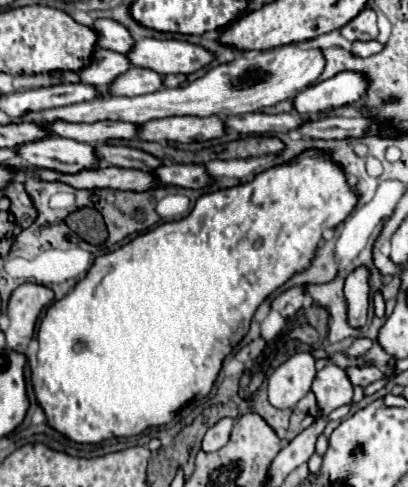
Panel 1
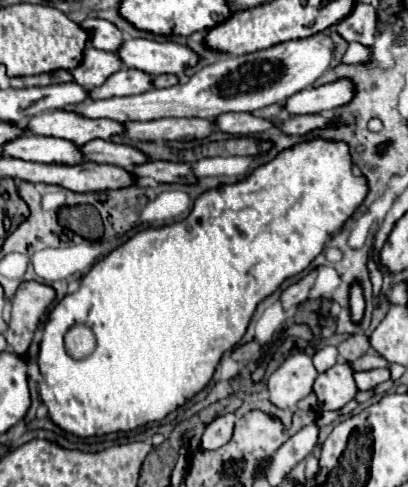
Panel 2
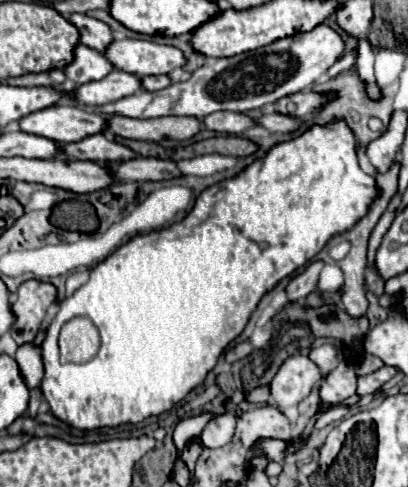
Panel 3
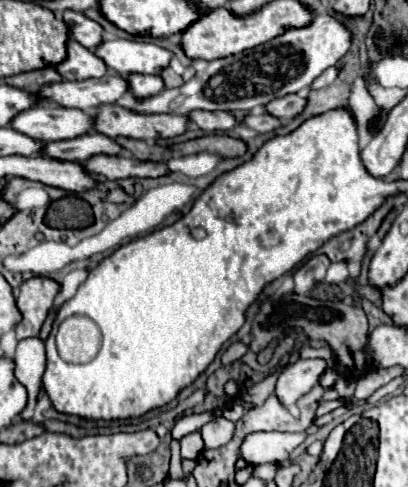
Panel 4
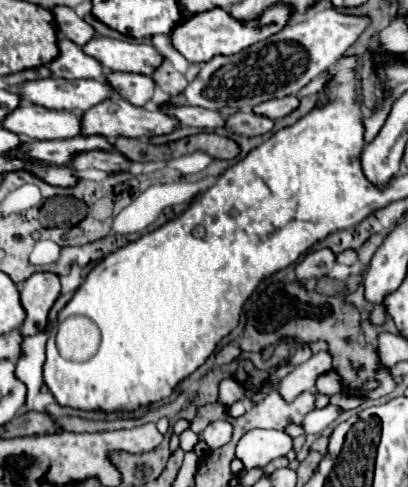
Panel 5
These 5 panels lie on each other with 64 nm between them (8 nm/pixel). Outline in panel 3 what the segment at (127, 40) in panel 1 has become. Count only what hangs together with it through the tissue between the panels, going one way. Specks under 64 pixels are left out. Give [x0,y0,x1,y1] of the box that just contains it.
[70,14,112,52]

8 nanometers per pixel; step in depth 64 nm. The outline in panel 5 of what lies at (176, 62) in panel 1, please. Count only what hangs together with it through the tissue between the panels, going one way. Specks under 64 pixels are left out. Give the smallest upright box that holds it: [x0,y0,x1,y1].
[82,38,162,76]

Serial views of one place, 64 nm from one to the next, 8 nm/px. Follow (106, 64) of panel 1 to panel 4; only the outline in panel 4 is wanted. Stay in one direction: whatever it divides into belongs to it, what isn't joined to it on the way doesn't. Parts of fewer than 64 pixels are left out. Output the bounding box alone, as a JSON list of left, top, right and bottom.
[54,40,106,80]

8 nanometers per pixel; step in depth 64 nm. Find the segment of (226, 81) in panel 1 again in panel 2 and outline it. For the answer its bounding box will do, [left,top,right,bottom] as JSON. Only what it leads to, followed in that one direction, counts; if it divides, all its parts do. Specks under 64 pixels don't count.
[80,32,334,122]

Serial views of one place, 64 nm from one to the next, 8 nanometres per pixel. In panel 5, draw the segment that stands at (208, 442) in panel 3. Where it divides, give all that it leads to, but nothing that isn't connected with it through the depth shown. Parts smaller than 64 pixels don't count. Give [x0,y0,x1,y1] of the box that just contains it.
[202,420,232,450]

